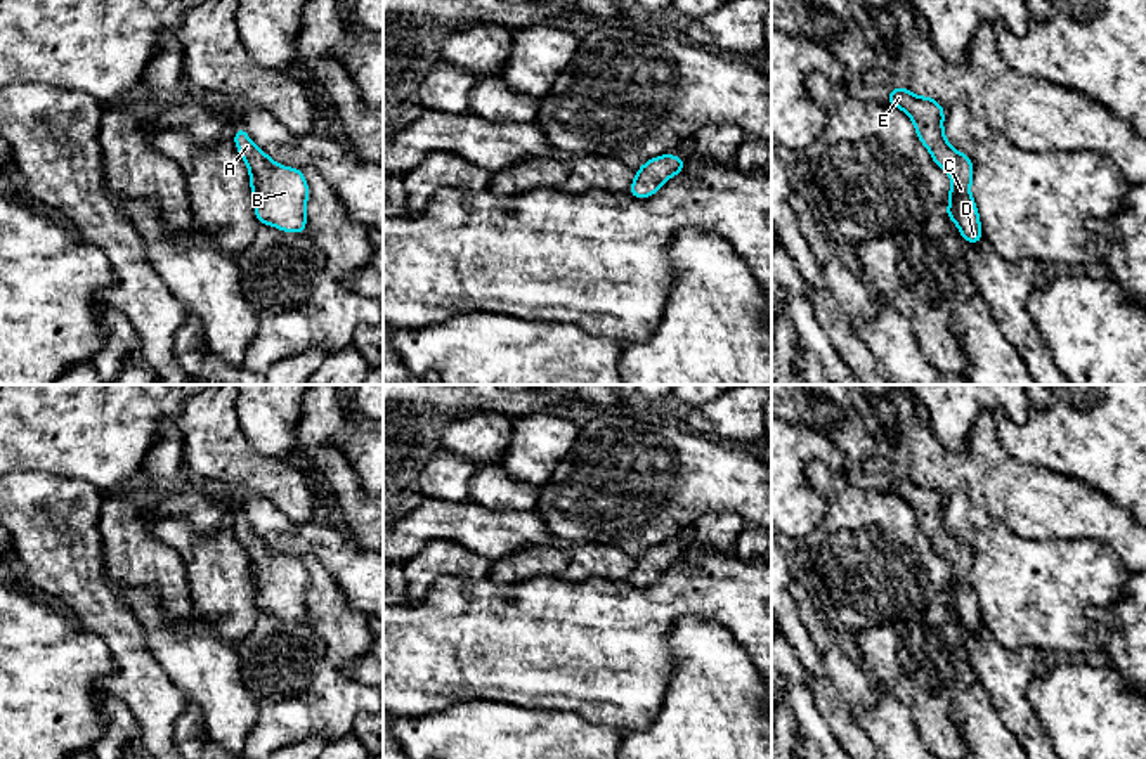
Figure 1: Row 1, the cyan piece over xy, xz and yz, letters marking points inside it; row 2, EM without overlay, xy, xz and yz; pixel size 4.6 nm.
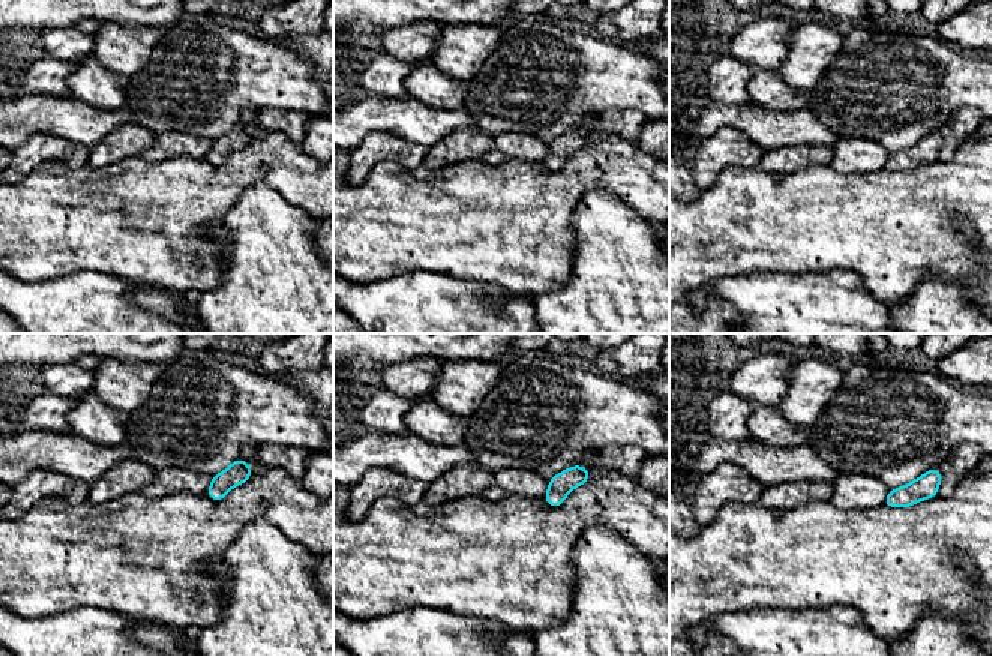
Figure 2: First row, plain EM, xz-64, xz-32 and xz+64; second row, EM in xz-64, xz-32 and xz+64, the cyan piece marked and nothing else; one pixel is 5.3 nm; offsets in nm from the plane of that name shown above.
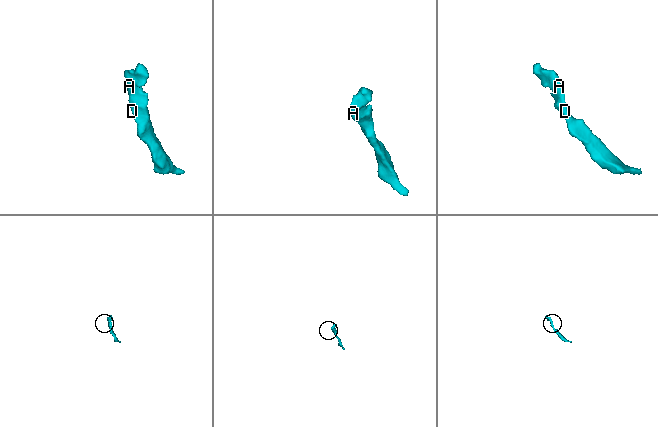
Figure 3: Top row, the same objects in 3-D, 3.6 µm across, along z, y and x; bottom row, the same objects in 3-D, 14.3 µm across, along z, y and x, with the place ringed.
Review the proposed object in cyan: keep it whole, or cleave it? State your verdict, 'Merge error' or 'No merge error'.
No merge error

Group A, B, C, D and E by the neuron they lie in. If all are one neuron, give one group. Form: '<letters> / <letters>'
A B C D E

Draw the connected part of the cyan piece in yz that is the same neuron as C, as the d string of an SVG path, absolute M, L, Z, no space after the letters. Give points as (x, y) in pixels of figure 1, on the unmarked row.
M905 475L889 478L886 490L900 496L912 506L917 527L929 537L933 549L950 561L950 593L945 603L957 612L964 629L980 632L983 627L980 601L969 582L973 549L964 541L957 541L943 525L945 496L933 485L914 483Z

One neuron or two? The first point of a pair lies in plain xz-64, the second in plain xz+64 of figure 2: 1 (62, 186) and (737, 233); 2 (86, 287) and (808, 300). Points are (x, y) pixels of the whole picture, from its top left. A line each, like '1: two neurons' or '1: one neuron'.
1: one neuron
2: one neuron

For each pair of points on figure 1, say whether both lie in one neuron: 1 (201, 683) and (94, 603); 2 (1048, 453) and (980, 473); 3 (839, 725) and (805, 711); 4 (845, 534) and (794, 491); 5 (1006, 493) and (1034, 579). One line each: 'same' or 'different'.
1: different
2: different
3: different
4: different
5: different

